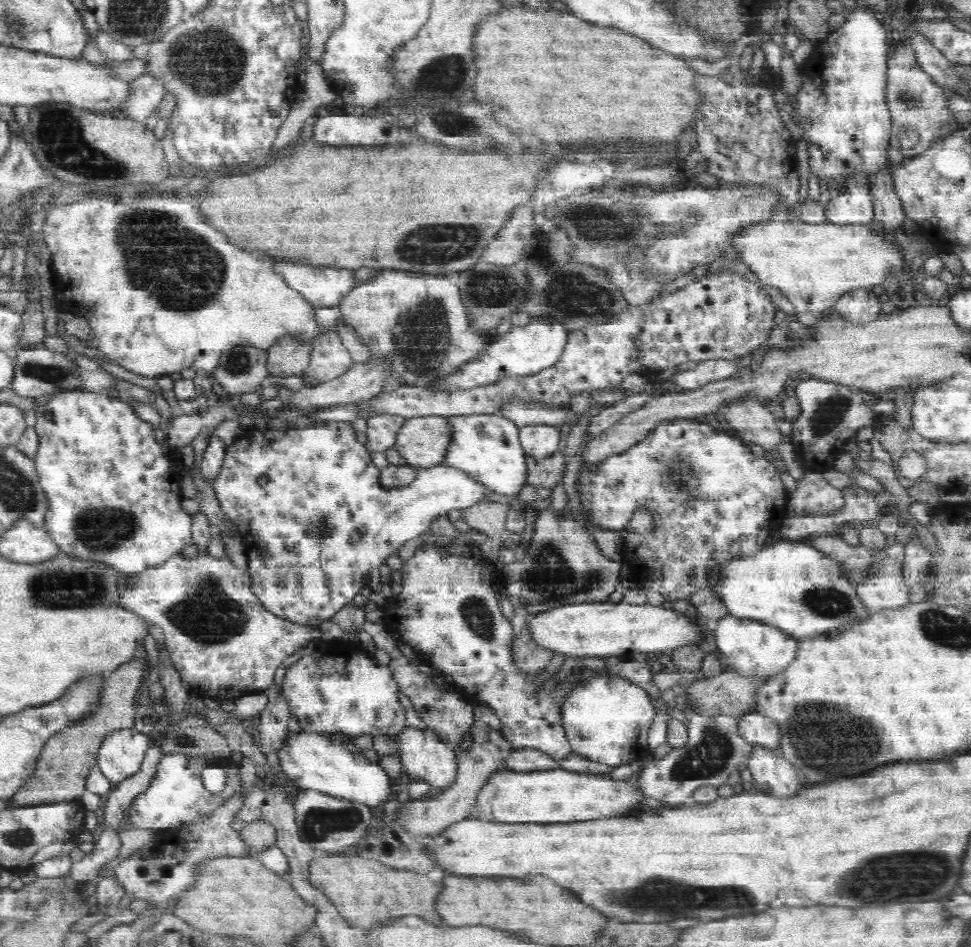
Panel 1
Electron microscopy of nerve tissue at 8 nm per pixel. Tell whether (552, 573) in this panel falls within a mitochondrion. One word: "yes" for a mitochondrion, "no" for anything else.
yes

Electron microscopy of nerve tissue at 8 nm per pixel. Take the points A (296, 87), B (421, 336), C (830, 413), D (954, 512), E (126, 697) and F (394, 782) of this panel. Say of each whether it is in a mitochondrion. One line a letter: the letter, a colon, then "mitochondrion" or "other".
A: other
B: mitochondrion
C: mitochondrion
D: other
E: other
F: other

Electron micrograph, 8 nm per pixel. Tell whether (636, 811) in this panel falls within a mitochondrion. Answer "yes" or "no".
no

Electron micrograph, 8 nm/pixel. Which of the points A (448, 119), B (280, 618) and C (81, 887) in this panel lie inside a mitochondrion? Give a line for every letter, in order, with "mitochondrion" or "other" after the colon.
A: mitochondrion
B: other
C: mitochondrion

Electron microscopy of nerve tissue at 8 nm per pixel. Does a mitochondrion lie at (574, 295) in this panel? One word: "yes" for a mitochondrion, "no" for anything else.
yes

